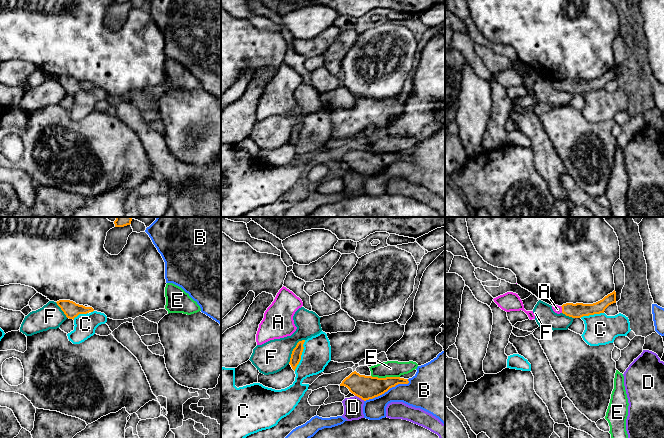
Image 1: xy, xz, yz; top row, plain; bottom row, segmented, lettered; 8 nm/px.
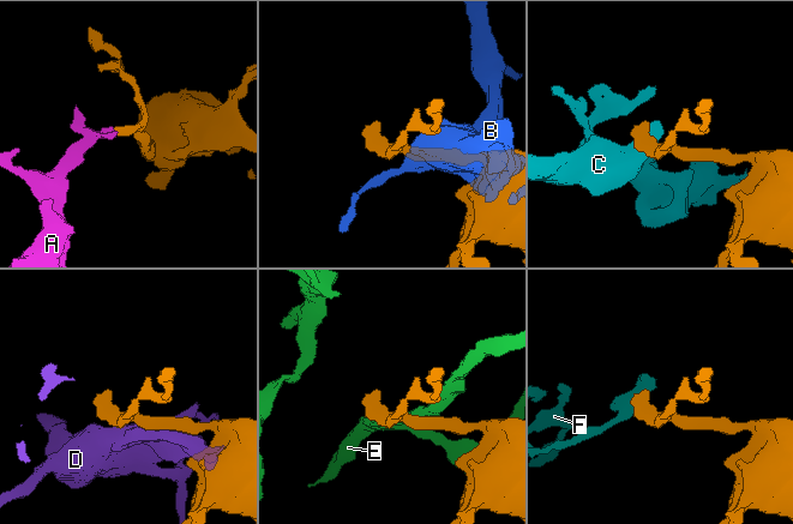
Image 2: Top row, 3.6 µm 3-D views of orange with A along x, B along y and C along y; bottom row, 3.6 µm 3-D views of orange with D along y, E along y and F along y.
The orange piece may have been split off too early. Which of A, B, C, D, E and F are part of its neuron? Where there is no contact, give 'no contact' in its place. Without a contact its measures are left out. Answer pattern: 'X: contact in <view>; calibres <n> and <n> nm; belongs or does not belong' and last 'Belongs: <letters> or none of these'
A: contact in yz; calibres 120 and 70 nm; belongs
B: contact in xz; calibres 190 and 220 nm; does not belong
C: contact in xz; calibres 80 and 240 nm; does not belong
D: contact in xz; calibres 190 and 160 nm; does not belong
E: contact in xz; calibres 190 and 130 nm; does not belong
F: contact in xz; calibres 80 and 260 nm; does not belong
Belongs: A

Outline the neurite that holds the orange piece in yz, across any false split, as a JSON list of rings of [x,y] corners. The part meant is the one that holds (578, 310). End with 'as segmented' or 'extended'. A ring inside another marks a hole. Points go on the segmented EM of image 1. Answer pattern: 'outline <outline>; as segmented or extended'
outline [[[615,290],[612,293],[605,296],[602,300],[593,304],[566,303],[562,306],[554,305],[552,306],[552,309],[557,314],[563,313],[566,316],[572,318],[581,318],[583,316],[604,313],[605,309],[613,303],[616,303]]]; extended

